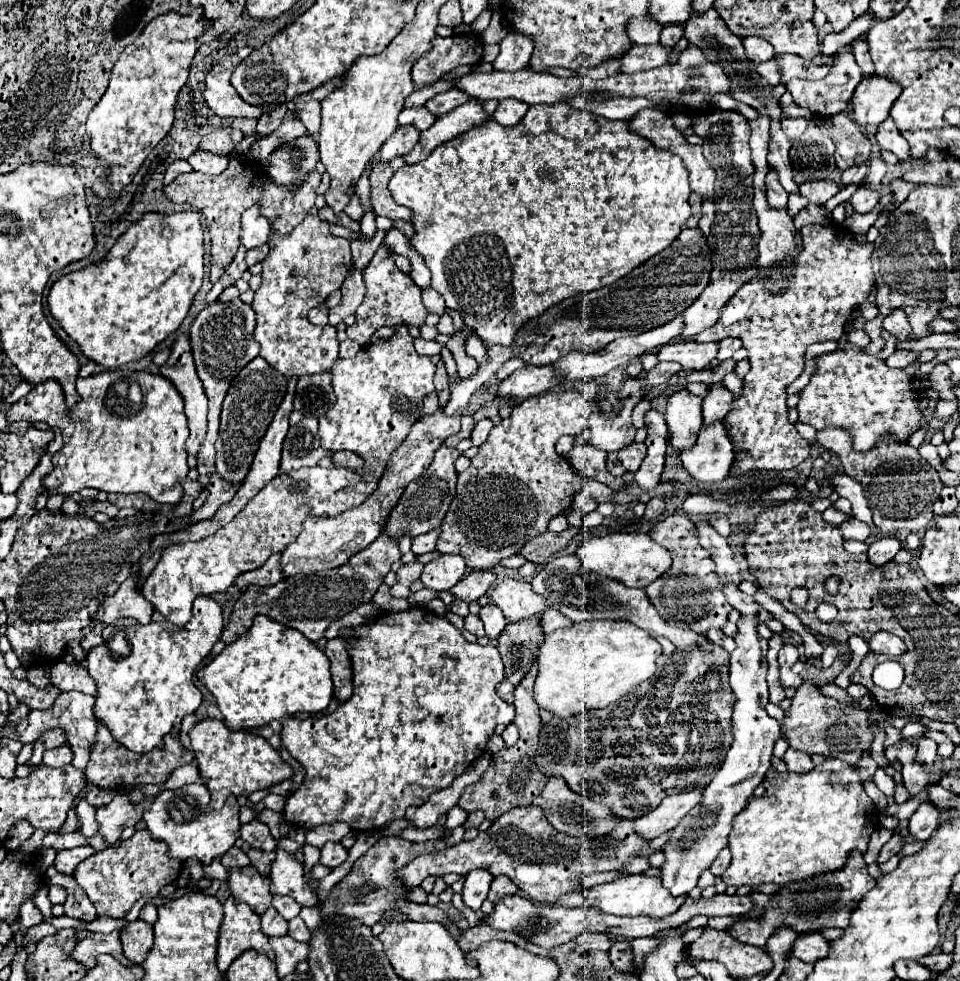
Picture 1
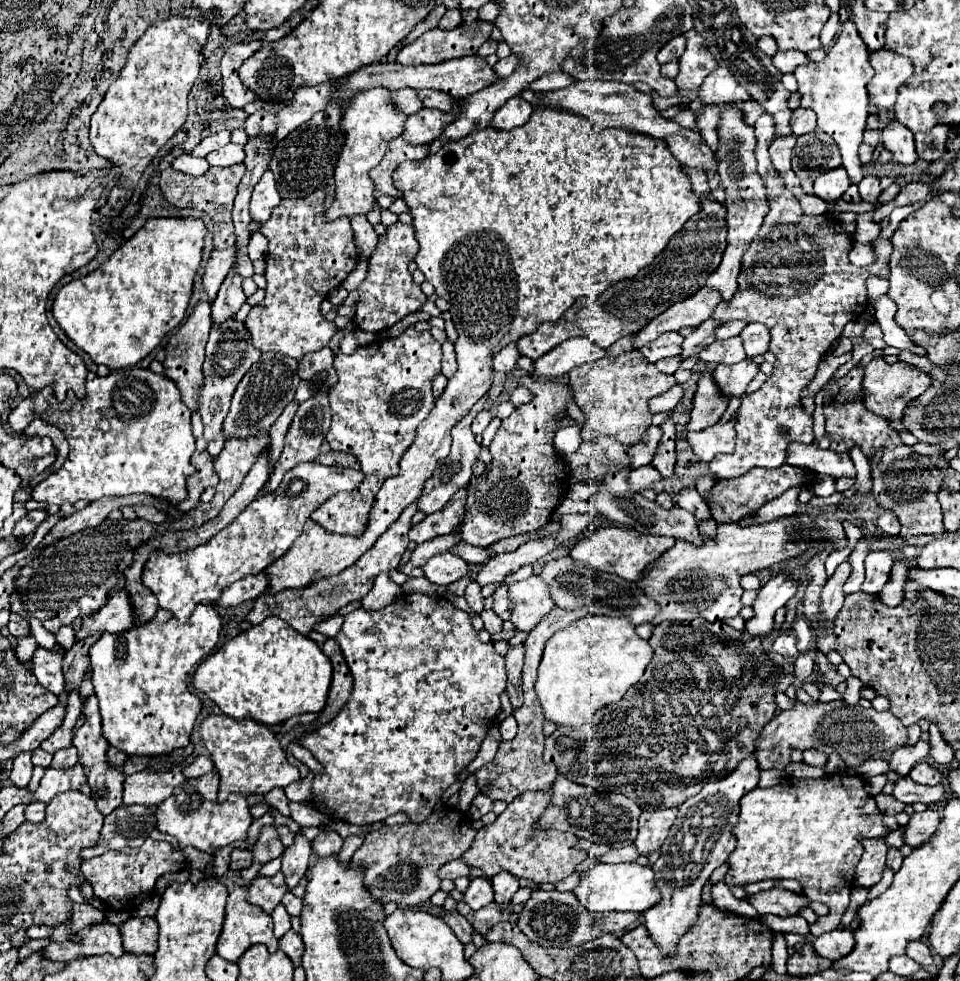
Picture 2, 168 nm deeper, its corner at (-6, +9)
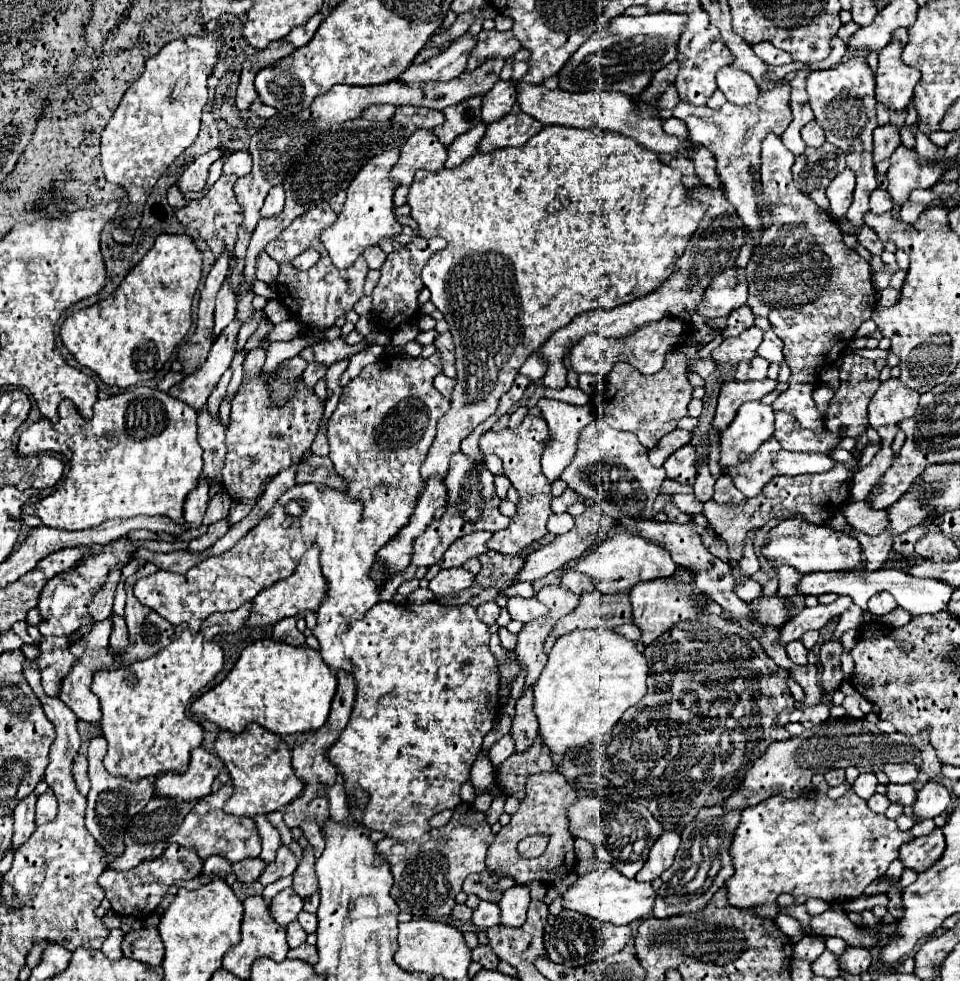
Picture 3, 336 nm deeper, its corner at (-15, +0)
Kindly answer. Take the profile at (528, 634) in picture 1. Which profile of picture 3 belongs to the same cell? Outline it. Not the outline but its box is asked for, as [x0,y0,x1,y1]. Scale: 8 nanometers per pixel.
[510,687,538,751]

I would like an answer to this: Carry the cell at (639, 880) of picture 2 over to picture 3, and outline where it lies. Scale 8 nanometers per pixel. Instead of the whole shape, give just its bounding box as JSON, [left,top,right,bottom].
[564,869,656,925]

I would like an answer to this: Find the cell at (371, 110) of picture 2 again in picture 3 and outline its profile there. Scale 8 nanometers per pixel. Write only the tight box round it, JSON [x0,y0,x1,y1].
[320,149,402,269]

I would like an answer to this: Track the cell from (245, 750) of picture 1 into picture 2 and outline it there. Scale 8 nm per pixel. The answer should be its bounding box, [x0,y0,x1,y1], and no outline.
[201,716,299,794]

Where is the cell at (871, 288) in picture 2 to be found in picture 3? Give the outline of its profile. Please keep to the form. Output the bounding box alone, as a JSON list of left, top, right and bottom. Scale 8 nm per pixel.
[878,287,900,307]

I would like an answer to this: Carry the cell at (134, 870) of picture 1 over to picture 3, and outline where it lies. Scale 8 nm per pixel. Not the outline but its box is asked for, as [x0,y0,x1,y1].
[98,843,202,917]

